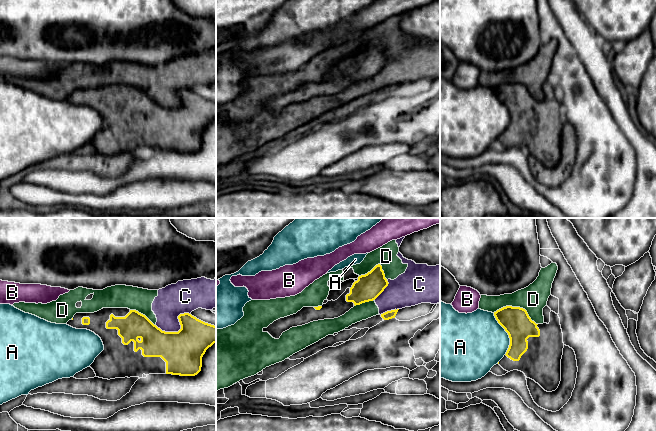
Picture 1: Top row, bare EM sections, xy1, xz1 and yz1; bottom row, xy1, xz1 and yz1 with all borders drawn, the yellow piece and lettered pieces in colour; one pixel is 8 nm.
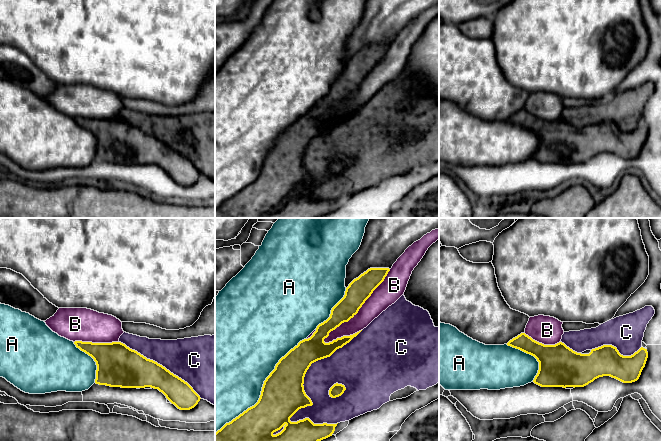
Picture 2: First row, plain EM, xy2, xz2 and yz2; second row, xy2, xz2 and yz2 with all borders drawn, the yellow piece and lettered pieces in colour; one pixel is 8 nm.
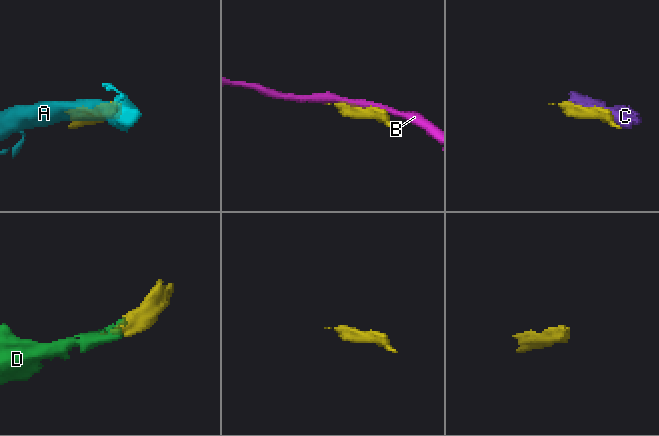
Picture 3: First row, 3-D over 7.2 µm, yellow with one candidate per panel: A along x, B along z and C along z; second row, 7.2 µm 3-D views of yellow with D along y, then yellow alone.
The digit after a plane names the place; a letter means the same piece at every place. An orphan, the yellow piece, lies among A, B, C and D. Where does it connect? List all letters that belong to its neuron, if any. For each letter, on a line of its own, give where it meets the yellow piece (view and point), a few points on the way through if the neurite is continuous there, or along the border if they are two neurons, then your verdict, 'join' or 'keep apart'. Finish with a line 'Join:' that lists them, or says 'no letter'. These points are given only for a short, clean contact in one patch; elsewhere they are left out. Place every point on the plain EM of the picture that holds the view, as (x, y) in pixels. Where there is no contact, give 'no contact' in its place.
A: meets yellow in xz2 at (262, 165); keep apart
B: meets yellow in xz2 at (358, 86); keep apart
C: meets yellow in xz2 at (306, 147); keep apart
D: meets yellow in yz1 at (517, 83); keep apart
Join: no letter

